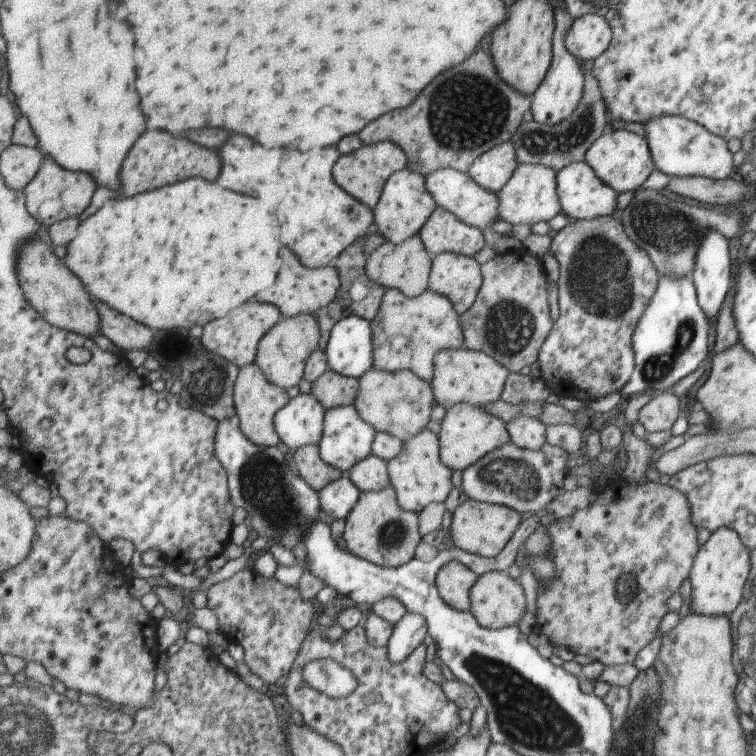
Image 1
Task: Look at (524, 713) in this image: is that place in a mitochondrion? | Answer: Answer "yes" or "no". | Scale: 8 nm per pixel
yes

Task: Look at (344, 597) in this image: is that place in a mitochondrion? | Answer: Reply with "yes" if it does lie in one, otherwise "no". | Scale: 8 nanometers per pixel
no

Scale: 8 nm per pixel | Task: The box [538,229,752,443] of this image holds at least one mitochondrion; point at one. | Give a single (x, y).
(597, 280)

